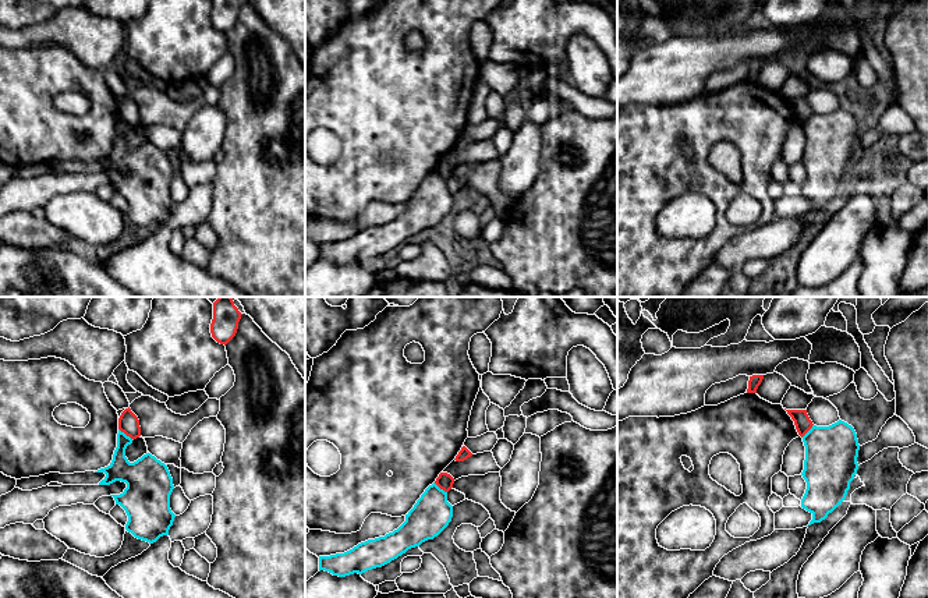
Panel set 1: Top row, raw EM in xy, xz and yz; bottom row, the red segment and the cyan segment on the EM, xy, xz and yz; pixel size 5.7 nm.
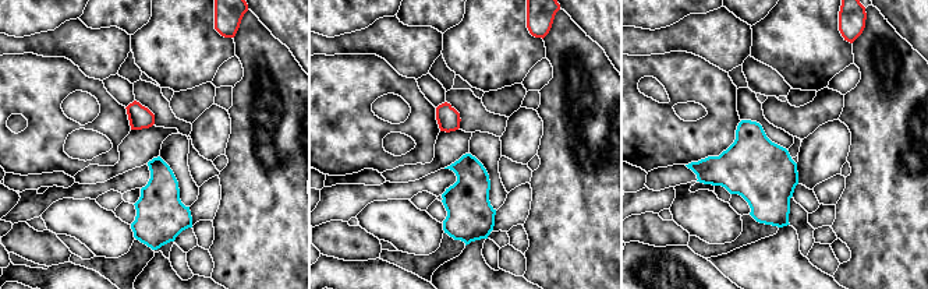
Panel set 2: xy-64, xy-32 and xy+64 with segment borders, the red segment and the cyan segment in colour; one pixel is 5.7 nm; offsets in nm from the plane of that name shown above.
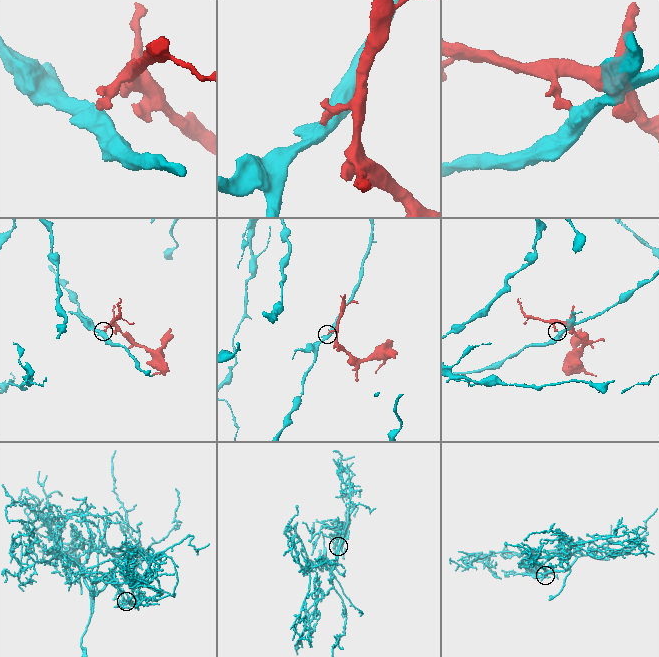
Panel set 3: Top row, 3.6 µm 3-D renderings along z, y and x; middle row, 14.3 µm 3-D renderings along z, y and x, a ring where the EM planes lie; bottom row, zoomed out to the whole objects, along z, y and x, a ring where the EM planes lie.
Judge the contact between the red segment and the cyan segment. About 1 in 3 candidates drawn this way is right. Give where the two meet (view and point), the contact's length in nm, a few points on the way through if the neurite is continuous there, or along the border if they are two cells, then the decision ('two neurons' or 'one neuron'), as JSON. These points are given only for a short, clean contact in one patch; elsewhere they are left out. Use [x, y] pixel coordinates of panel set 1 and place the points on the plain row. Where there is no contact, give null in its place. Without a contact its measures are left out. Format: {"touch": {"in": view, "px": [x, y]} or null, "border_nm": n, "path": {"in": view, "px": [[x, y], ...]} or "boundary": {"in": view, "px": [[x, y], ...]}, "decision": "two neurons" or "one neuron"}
{"touch": {"in": "xy", "px": [126, 121]}, "border_nm": 110, "boundary": {"in": "xy", "px": [[119, 116], [133, 127]]}, "decision": "two neurons"}

